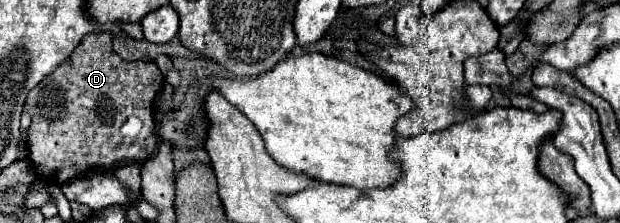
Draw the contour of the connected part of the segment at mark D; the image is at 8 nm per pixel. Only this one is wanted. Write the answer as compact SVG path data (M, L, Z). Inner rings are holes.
M103 33L103 35L85 35L83 41L73 49L73 53L57 67L53 69L27 97L25 101L25 109L29 111L31 115L31 127L29 127L29 153L31 153L31 161L37 169L37 175L43 175L43 179L51 179L53 183L57 185L63 185L65 181L69 179L75 179L77 175L81 175L85 169L89 167L109 167L109 165L115 165L115 163L125 163L125 161L145 161L147 157L151 157L155 151L157 151L157 137L153 133L153 127L155 127L154 113L154 100L157 94L163 88L164 76L159 67L153 63L153 61L123 61L117 53L113 53L111 49L111 33Z

